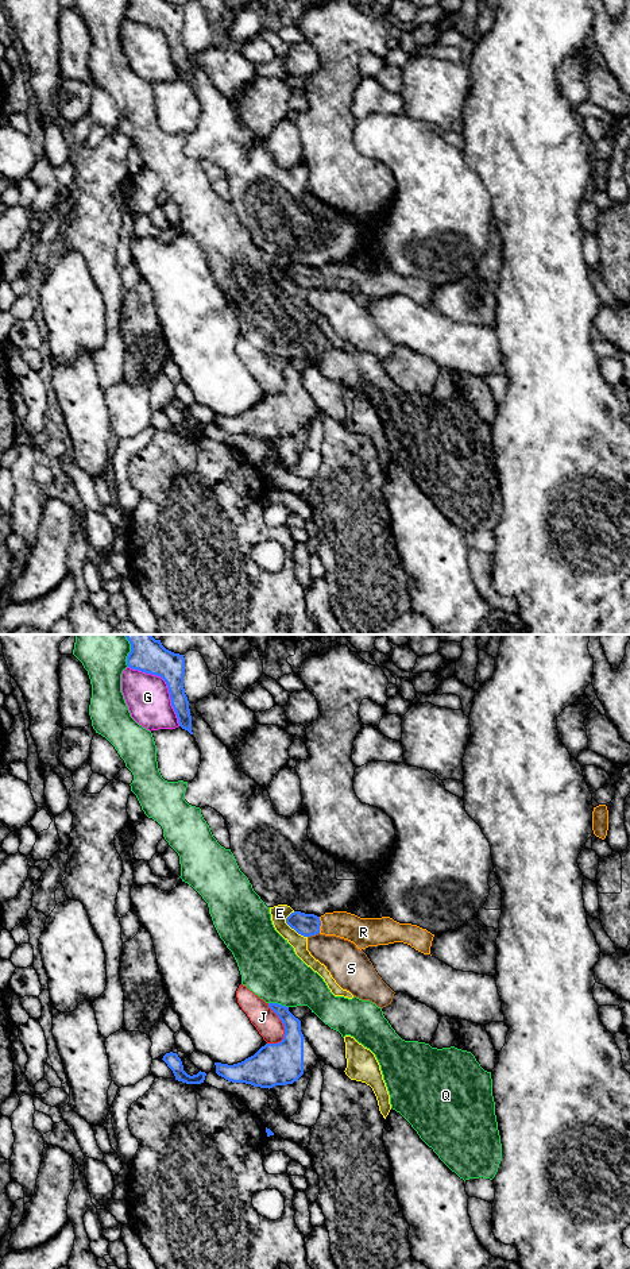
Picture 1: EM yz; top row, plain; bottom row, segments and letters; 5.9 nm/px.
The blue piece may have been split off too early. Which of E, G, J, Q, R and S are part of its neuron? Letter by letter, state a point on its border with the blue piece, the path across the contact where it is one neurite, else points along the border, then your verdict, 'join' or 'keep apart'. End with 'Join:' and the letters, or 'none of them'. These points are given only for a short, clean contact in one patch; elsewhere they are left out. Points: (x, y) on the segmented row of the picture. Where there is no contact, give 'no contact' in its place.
E: meets blue in yz at (292, 928); keep apart
G: meets blue in yz at (167, 686); keep apart
J: meets blue in yz at (282, 1022); keep apart
Q: meets blue in yz at (277, 1003); keep apart
R: meets blue in yz at (320, 925); runs through yz (306, 925), (320, 925), (347, 925), (359, 930); join
S: meets blue in yz at (313, 934); keep apart
Join: R

